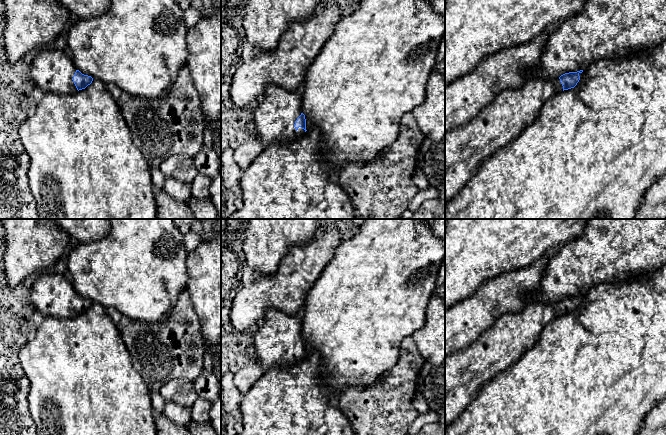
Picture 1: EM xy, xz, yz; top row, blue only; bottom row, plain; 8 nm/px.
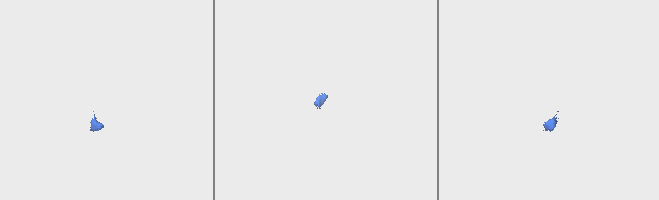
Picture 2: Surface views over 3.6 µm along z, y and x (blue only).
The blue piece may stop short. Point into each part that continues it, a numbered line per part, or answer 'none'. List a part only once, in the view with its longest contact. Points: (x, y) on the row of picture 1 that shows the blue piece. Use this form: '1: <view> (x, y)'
1: xz (278, 109)

